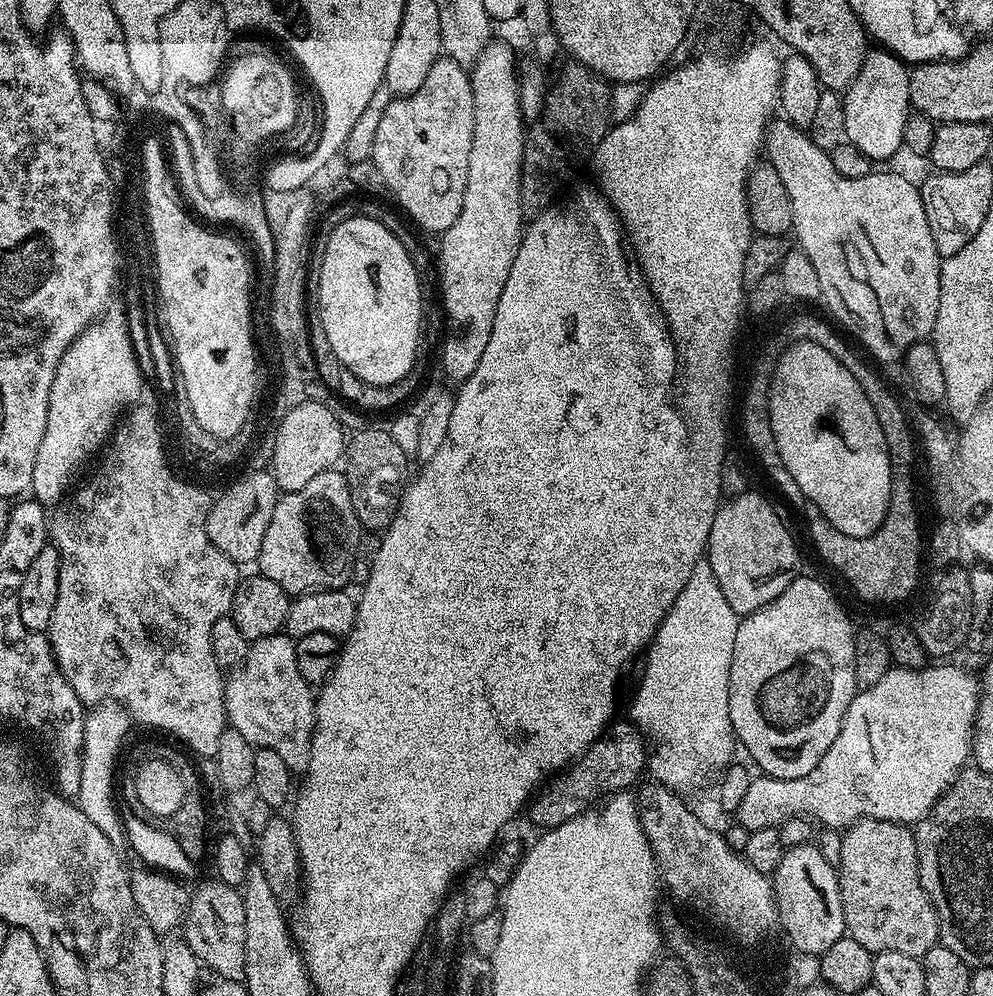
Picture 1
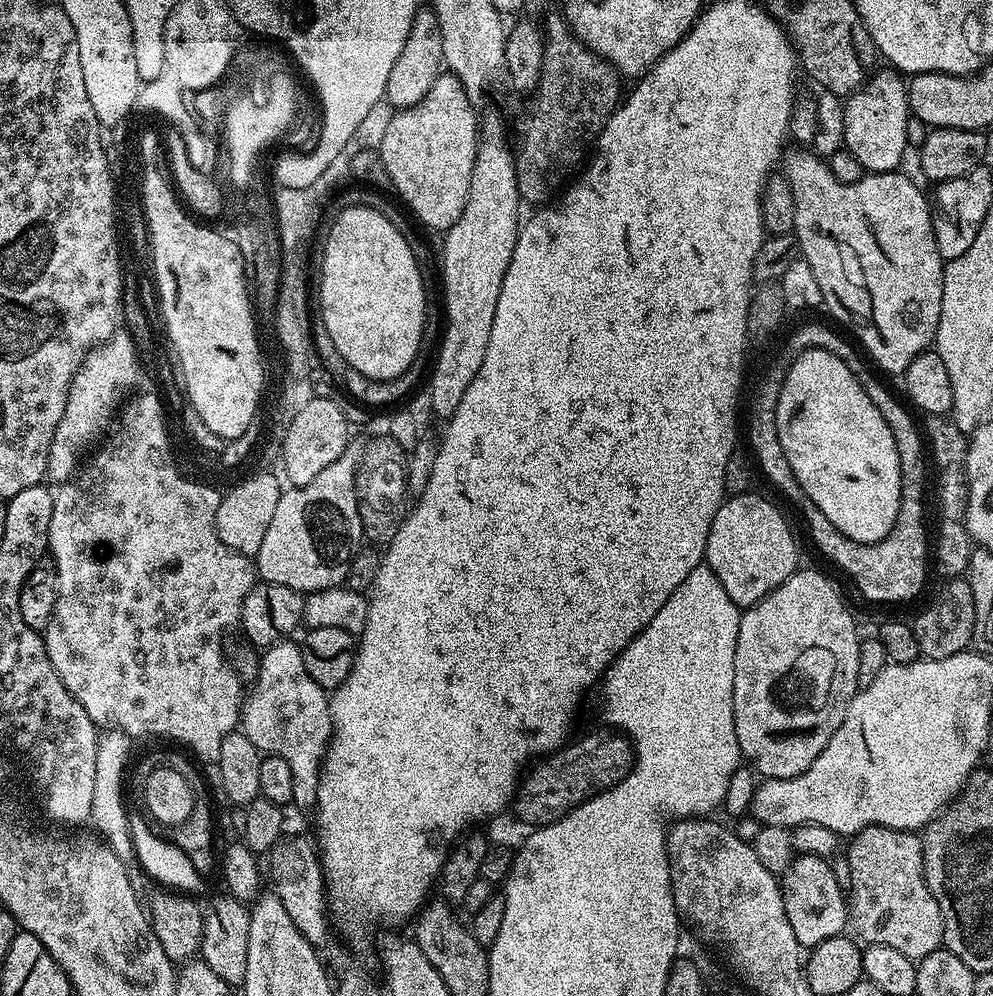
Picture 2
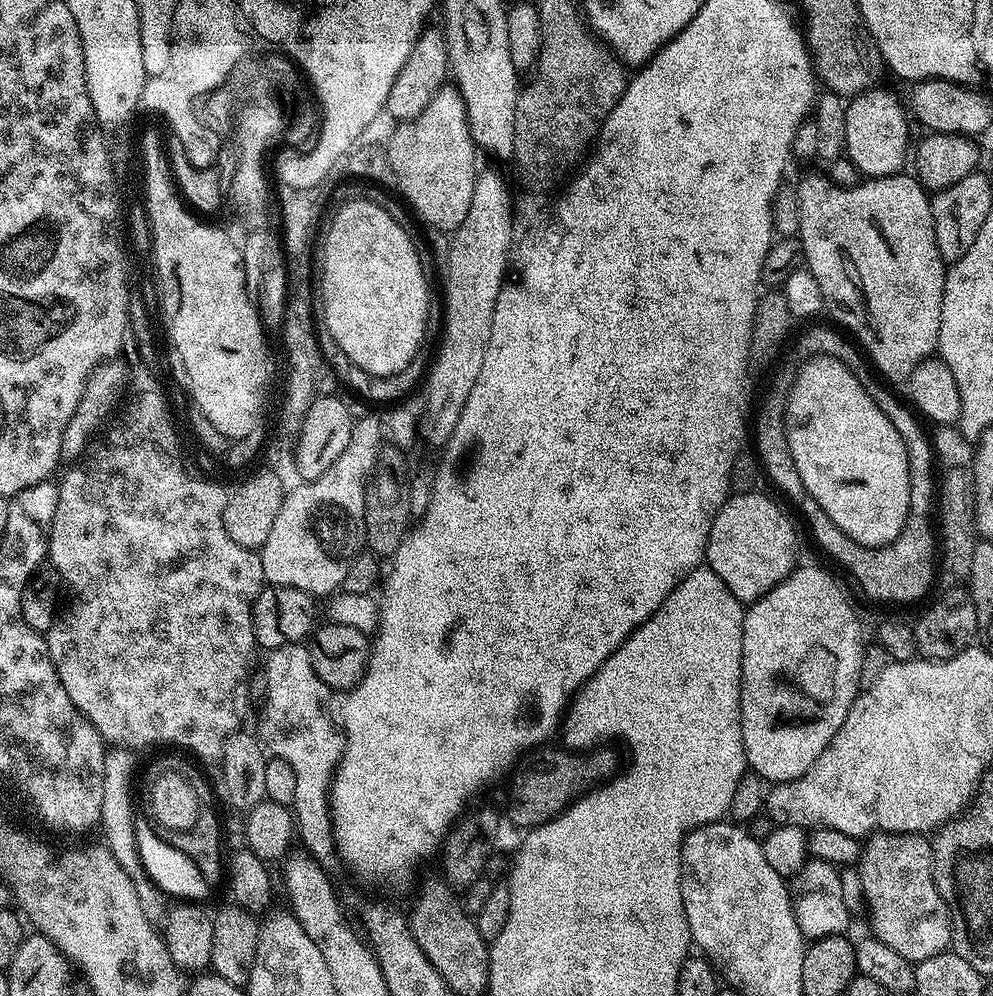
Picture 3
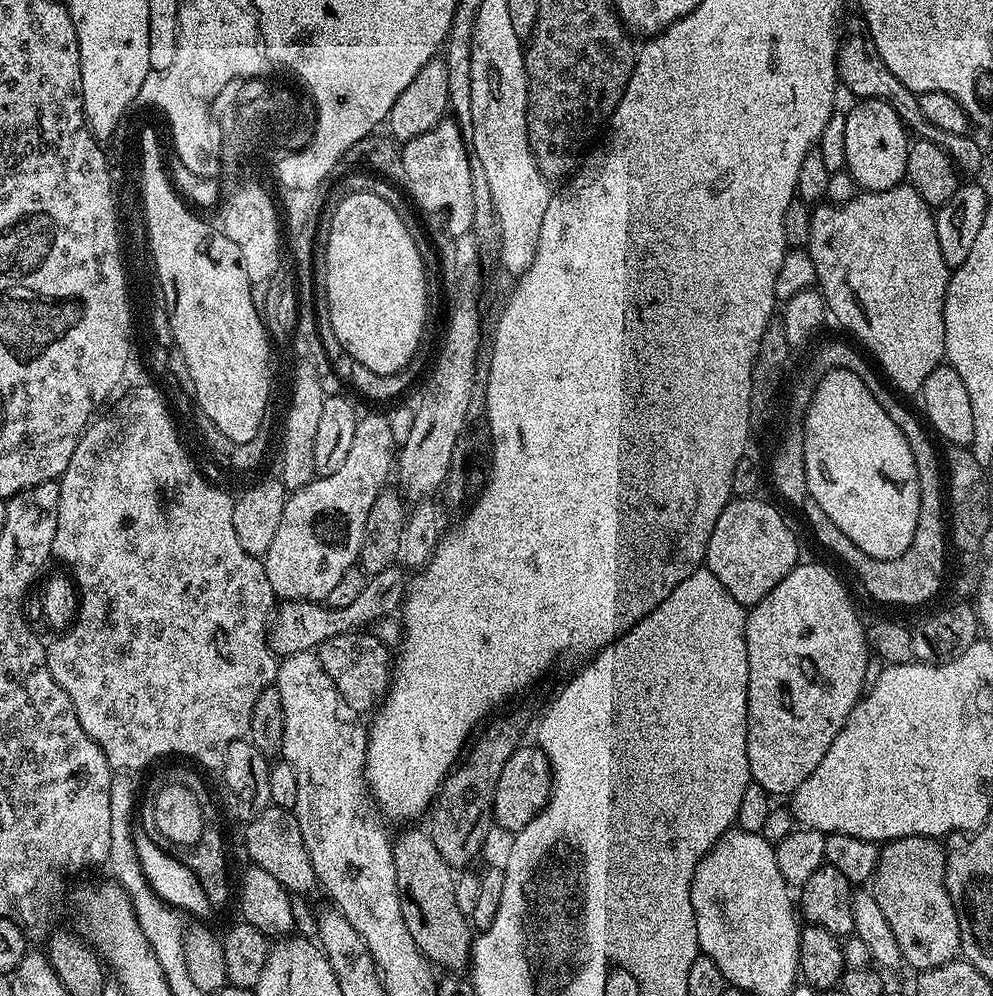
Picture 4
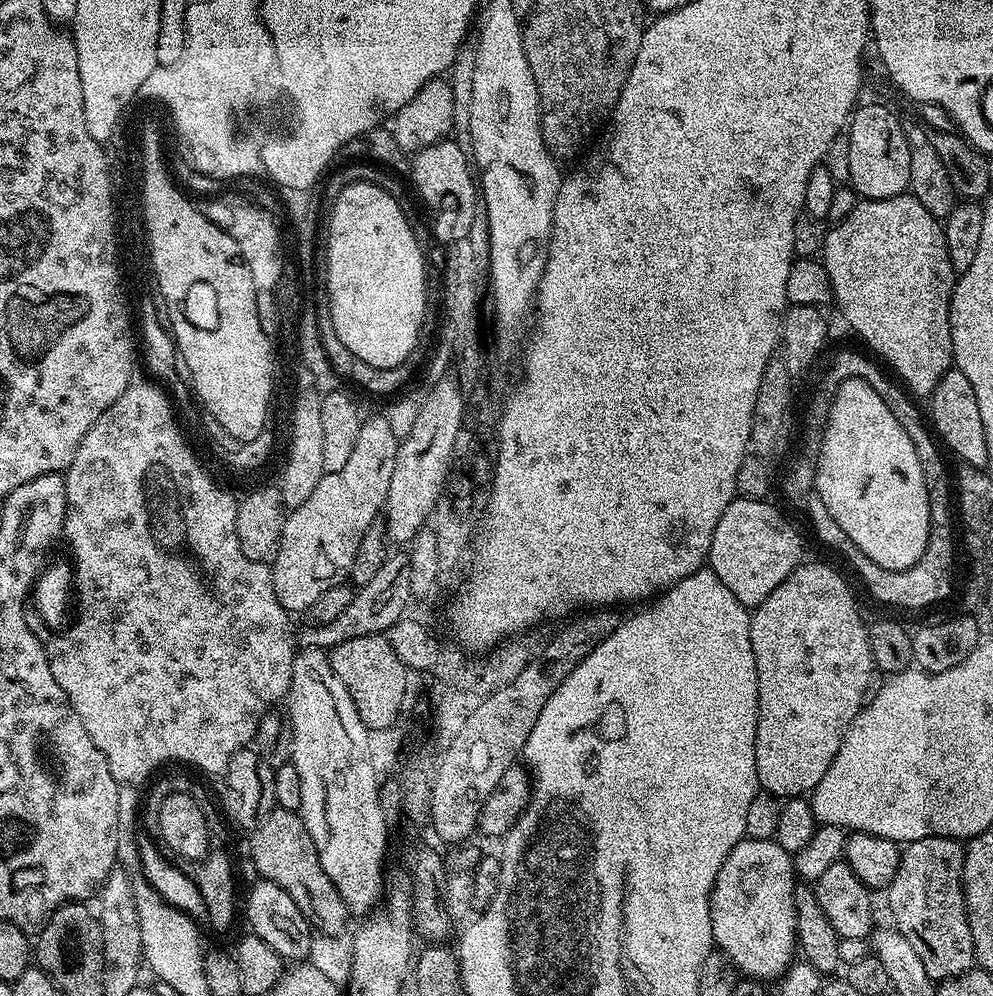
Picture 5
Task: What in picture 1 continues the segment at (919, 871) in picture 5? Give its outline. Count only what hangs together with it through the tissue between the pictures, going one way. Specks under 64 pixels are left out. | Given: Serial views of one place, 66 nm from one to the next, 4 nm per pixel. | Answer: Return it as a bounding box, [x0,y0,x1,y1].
[838,819,940,958]

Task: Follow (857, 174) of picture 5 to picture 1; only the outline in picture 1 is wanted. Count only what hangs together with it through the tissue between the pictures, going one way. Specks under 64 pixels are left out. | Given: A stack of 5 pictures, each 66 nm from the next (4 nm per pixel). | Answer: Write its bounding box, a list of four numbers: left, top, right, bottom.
[843,50,910,162]

